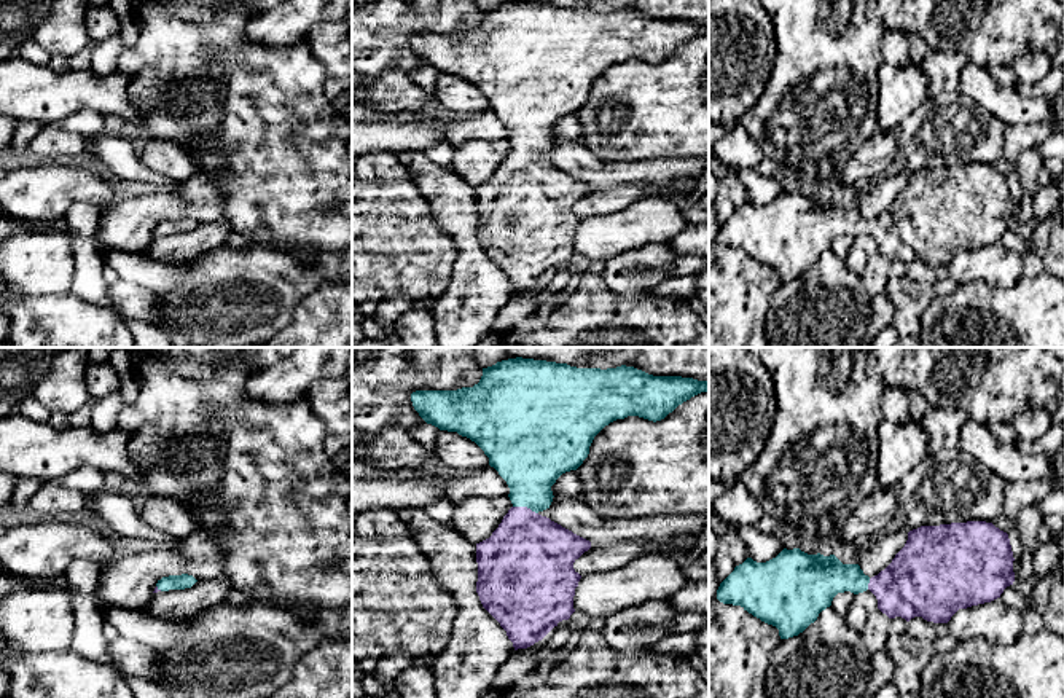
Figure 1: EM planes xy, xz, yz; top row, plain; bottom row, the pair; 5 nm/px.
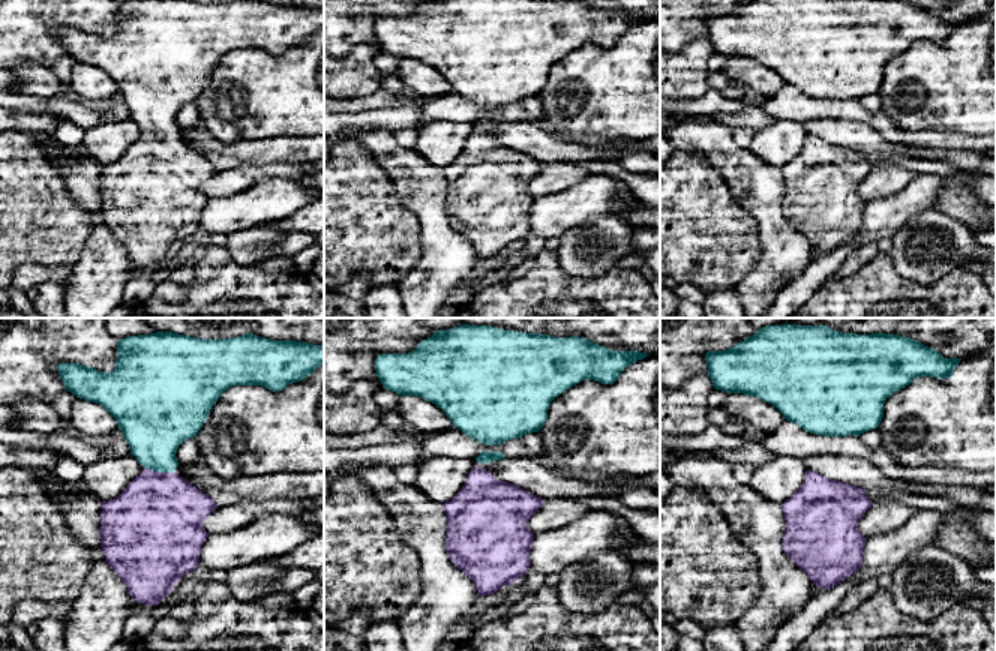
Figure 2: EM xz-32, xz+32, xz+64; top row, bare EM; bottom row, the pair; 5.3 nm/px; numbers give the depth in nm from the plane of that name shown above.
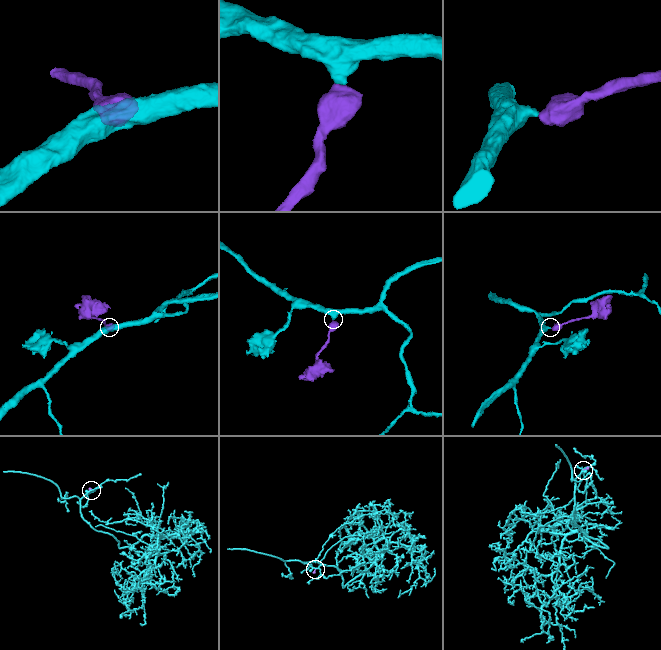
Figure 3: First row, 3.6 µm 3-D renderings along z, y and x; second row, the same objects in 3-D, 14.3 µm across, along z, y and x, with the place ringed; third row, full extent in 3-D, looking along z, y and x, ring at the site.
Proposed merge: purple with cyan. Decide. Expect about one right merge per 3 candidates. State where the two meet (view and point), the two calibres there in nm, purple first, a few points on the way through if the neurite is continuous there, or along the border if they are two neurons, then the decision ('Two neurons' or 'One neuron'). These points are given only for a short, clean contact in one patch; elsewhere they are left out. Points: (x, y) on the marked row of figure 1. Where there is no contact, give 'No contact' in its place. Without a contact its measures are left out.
Touches purple at xz (526, 507). Thickness 440 nm (purple) against 340 nm. Path across: xz (529, 556), (526, 507), (531, 458). One neuron

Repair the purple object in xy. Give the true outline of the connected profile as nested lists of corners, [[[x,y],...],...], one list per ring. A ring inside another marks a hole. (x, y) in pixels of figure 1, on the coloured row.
[[[188,574],[162,577],[158,580],[153,593],[191,588],[196,582],[198,580]]]

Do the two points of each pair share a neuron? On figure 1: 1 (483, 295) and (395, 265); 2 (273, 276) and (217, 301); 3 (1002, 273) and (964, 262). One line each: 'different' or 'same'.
1: different
2: same
3: same

